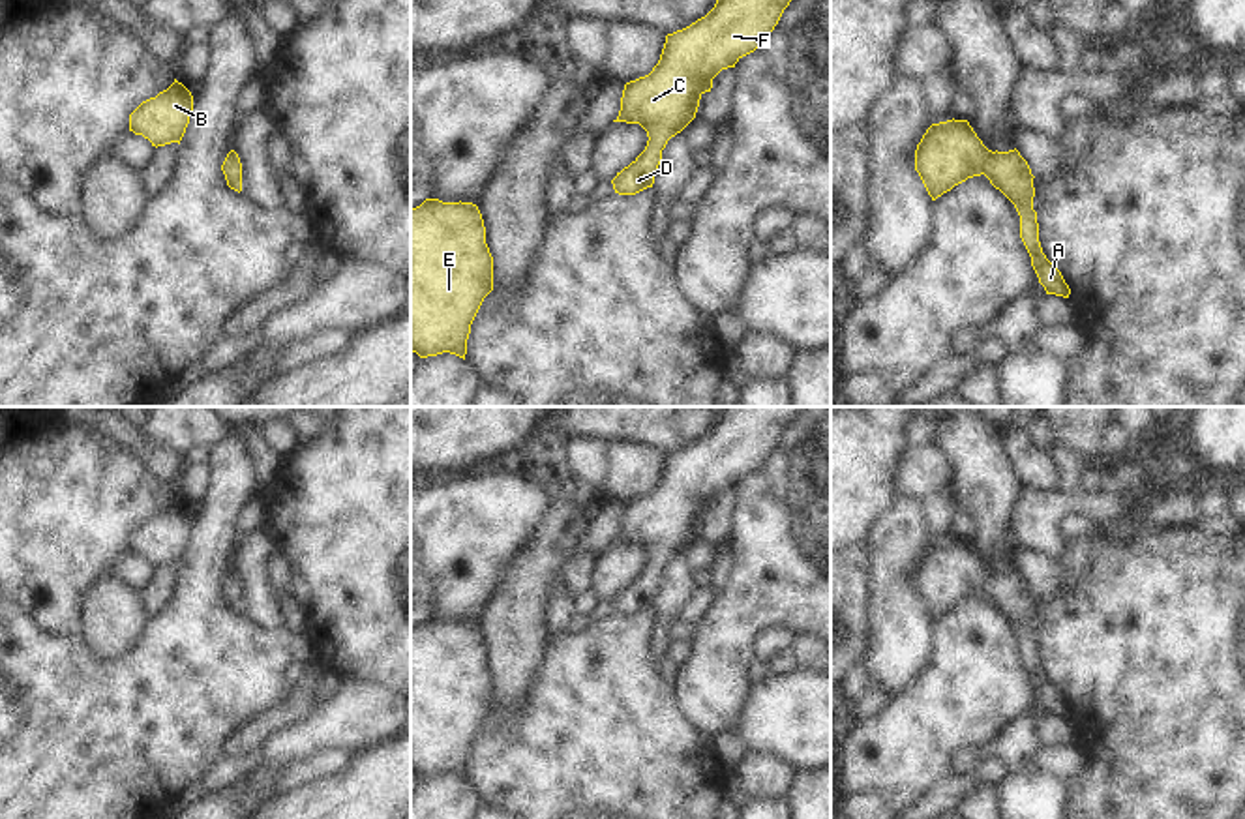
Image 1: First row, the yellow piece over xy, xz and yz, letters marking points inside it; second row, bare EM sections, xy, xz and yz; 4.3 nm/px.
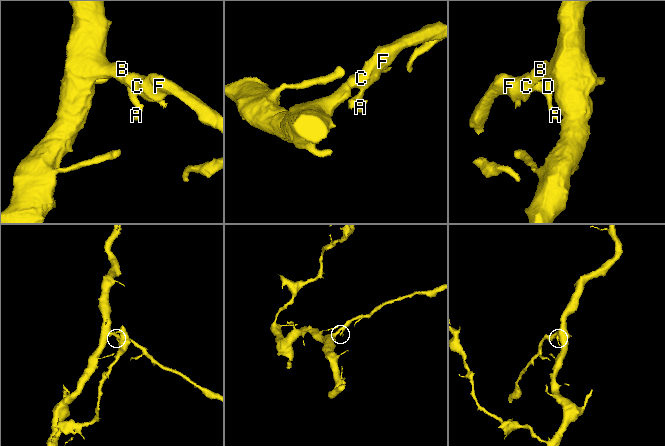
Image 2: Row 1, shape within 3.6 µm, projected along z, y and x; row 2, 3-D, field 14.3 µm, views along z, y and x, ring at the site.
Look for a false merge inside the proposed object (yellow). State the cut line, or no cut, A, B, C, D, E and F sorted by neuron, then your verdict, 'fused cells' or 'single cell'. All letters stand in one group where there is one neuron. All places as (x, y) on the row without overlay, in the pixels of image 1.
no cut; A B C D E F; single cell

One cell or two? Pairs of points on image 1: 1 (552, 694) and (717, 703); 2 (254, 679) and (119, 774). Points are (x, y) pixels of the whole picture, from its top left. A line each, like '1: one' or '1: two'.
1: two
2: one

